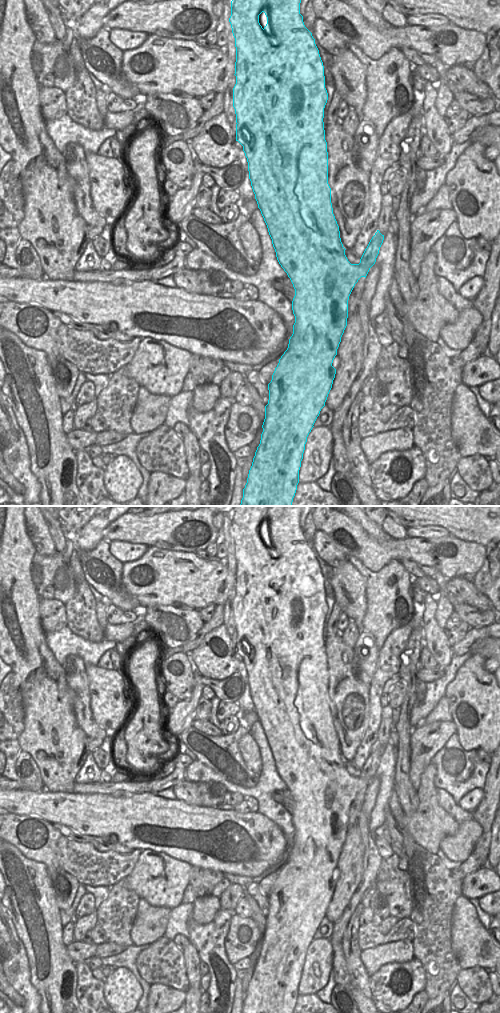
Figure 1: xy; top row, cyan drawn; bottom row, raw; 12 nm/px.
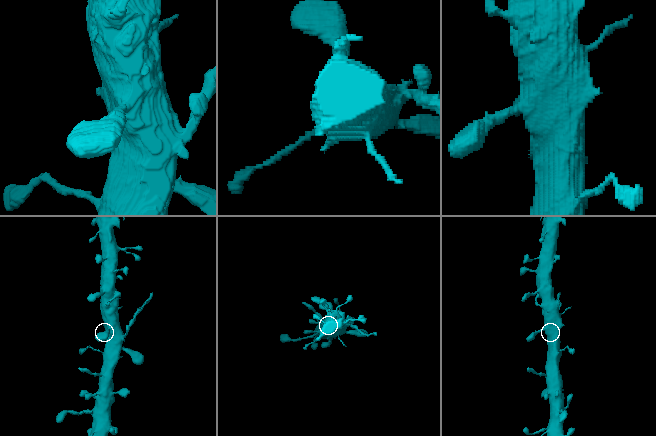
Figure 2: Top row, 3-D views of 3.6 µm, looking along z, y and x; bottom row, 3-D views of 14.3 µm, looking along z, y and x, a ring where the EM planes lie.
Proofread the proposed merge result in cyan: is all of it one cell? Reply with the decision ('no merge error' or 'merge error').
merge error

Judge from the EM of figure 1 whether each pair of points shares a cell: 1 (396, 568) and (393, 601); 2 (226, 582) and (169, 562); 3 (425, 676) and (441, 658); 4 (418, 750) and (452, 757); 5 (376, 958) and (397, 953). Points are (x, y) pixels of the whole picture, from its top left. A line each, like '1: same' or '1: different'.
1: same
2: same
3: different
4: different
5: same

